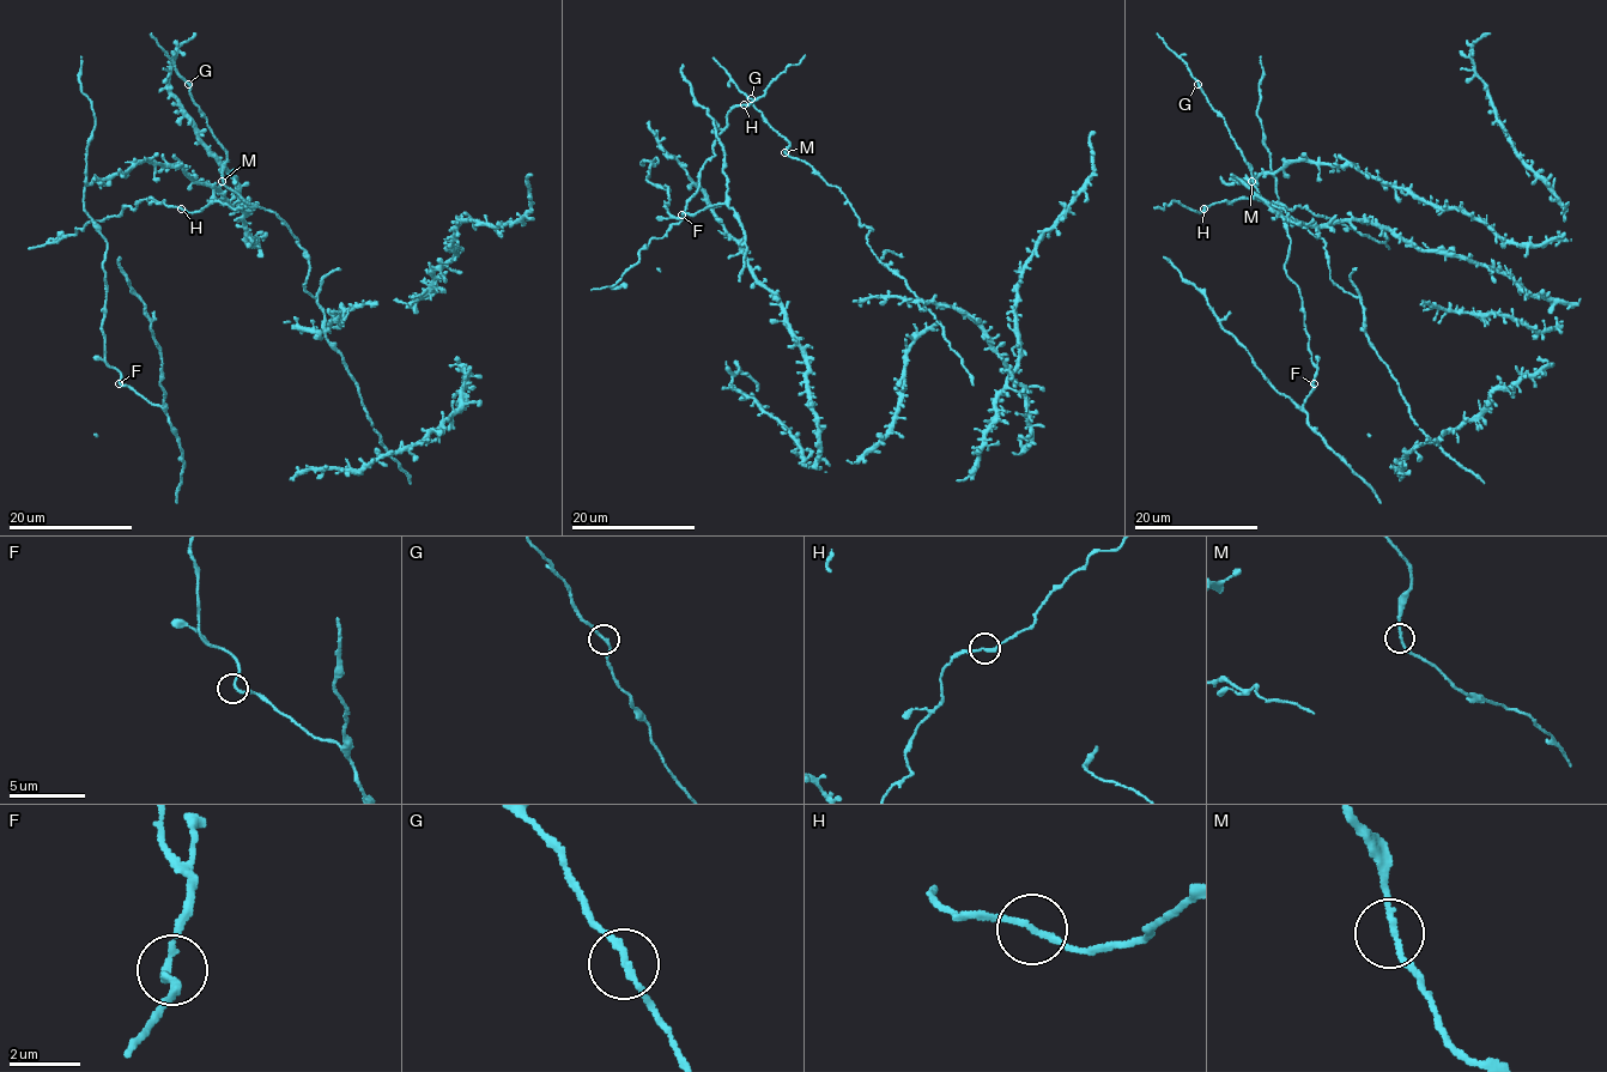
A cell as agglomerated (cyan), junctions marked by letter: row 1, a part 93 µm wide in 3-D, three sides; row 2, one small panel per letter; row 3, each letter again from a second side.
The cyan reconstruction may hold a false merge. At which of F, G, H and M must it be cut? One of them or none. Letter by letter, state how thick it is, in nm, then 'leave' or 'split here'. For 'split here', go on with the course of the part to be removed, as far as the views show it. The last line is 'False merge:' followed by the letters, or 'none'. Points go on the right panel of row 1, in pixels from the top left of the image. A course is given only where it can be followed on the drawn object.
F: 170 nm thick; leave
G: 200 nm thick; leave
H: 190 nm thick; leave
M: 160 nm thick; leave
False merge: none

